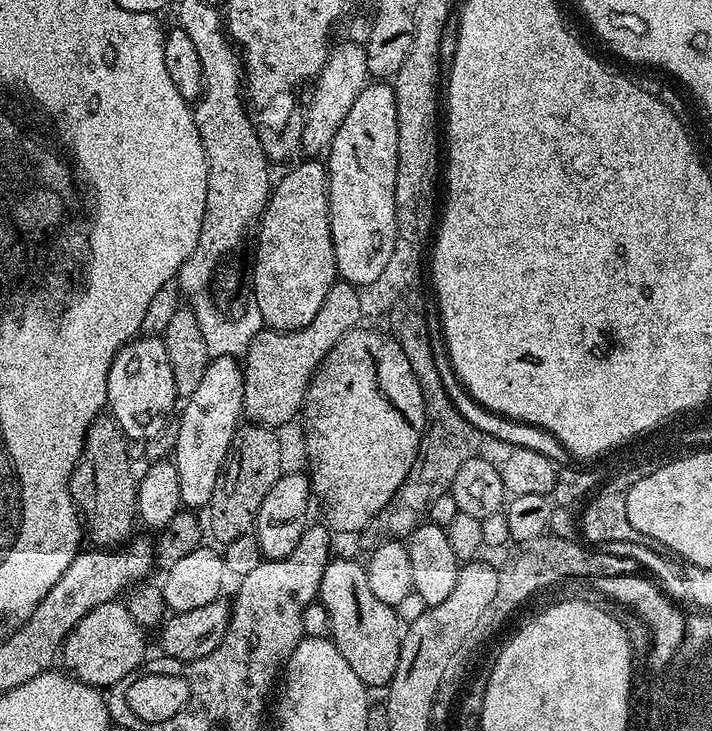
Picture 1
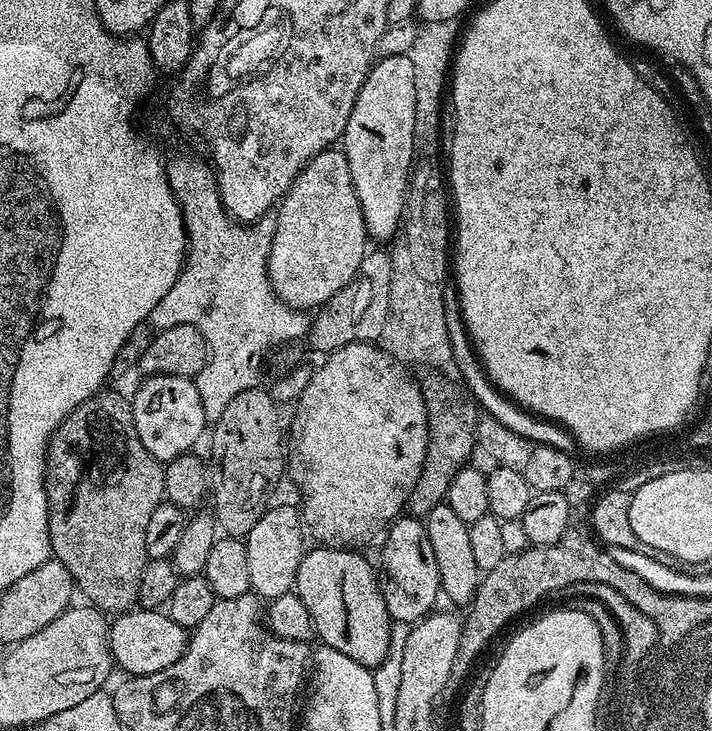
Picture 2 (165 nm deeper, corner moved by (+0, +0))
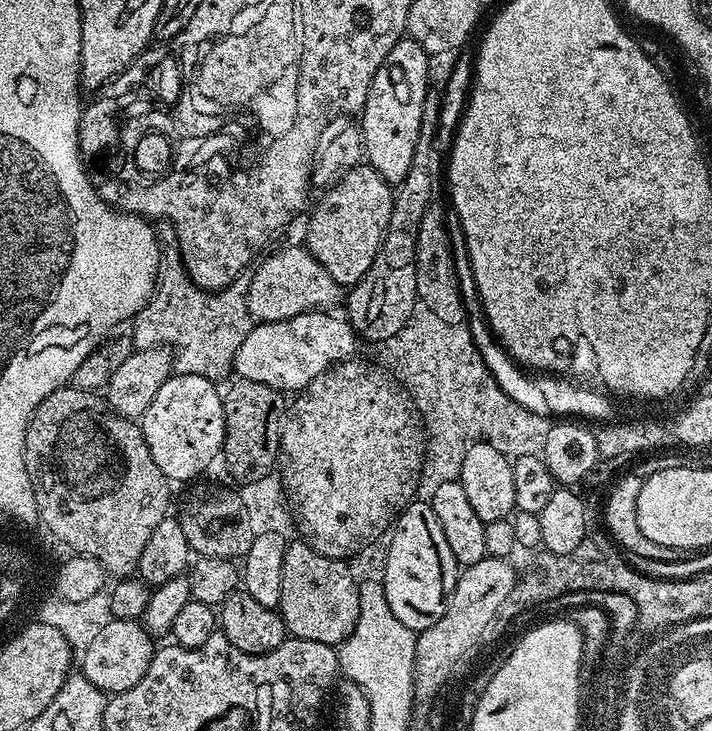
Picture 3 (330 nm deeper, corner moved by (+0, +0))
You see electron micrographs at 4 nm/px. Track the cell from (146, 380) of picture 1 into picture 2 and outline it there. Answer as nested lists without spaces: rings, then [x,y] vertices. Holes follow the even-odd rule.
[[[149,376],[141,379],[140,389],[131,393],[134,426],[142,446],[161,462],[178,458],[193,451],[204,432],[206,421],[202,410],[202,398],[198,398],[195,379],[187,376]]]

